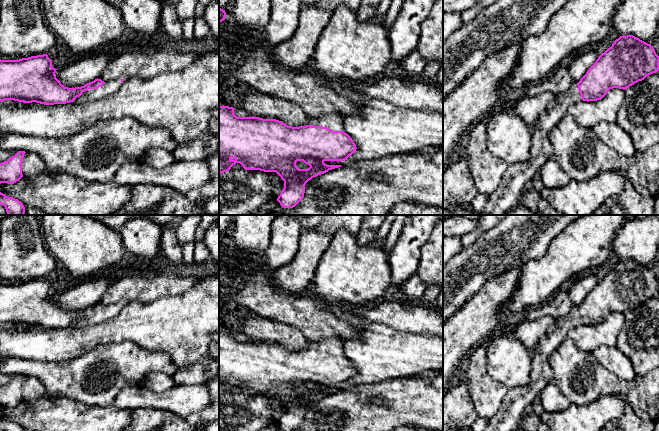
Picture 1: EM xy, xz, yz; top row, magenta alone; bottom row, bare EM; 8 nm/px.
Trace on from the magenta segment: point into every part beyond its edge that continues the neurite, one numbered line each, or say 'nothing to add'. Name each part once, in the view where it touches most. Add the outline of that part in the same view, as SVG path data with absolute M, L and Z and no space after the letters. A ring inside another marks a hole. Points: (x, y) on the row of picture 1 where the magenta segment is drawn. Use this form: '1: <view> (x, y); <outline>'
1: xy (109, 88); M121 79L105 82L103 86L98 89L89 89L83 92L82 95L77 97L73 102L89 103L103 96L113 95L119 89L121 84Z

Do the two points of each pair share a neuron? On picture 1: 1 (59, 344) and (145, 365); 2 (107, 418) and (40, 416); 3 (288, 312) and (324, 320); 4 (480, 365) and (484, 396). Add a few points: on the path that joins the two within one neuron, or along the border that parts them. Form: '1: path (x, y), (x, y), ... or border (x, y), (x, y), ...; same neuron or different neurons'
1: border (108, 343), (96, 344), (77, 356), (64, 360); different neurons
2: path (90, 419), (57, 418); same neuron
3: path (297, 312), (305, 312), (315, 320); same neuron
4: path (480, 373), (480, 384), (483, 388); same neuron

